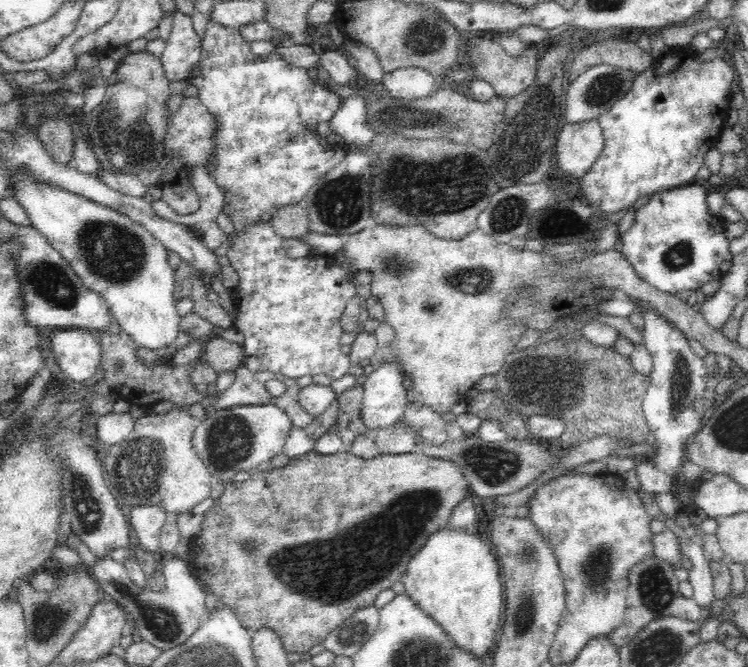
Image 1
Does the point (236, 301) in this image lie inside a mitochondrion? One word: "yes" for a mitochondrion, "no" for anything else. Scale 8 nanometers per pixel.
no

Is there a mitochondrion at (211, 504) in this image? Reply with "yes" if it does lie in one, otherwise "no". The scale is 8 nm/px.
no

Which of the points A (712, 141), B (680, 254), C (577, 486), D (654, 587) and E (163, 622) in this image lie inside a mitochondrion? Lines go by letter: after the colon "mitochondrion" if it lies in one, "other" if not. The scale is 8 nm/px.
A: other
B: mitochondrion
C: other
D: mitochondrion
E: mitochondrion

